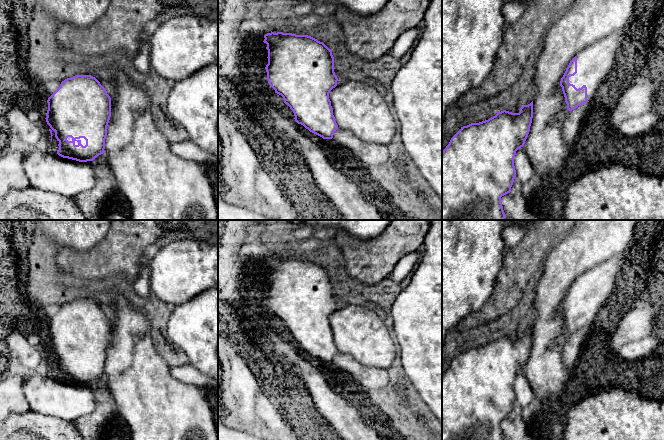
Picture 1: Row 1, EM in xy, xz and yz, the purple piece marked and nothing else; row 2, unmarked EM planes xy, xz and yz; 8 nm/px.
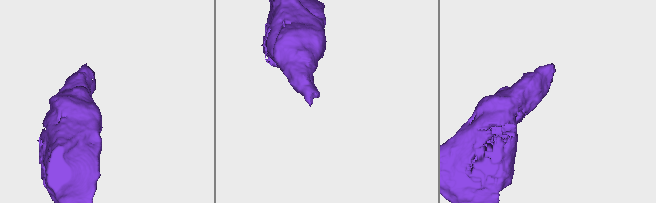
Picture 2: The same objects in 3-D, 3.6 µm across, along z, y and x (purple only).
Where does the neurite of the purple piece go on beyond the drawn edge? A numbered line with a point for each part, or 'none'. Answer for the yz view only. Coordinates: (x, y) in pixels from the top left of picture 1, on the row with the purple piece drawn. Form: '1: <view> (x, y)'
1: yz (594, 63)

